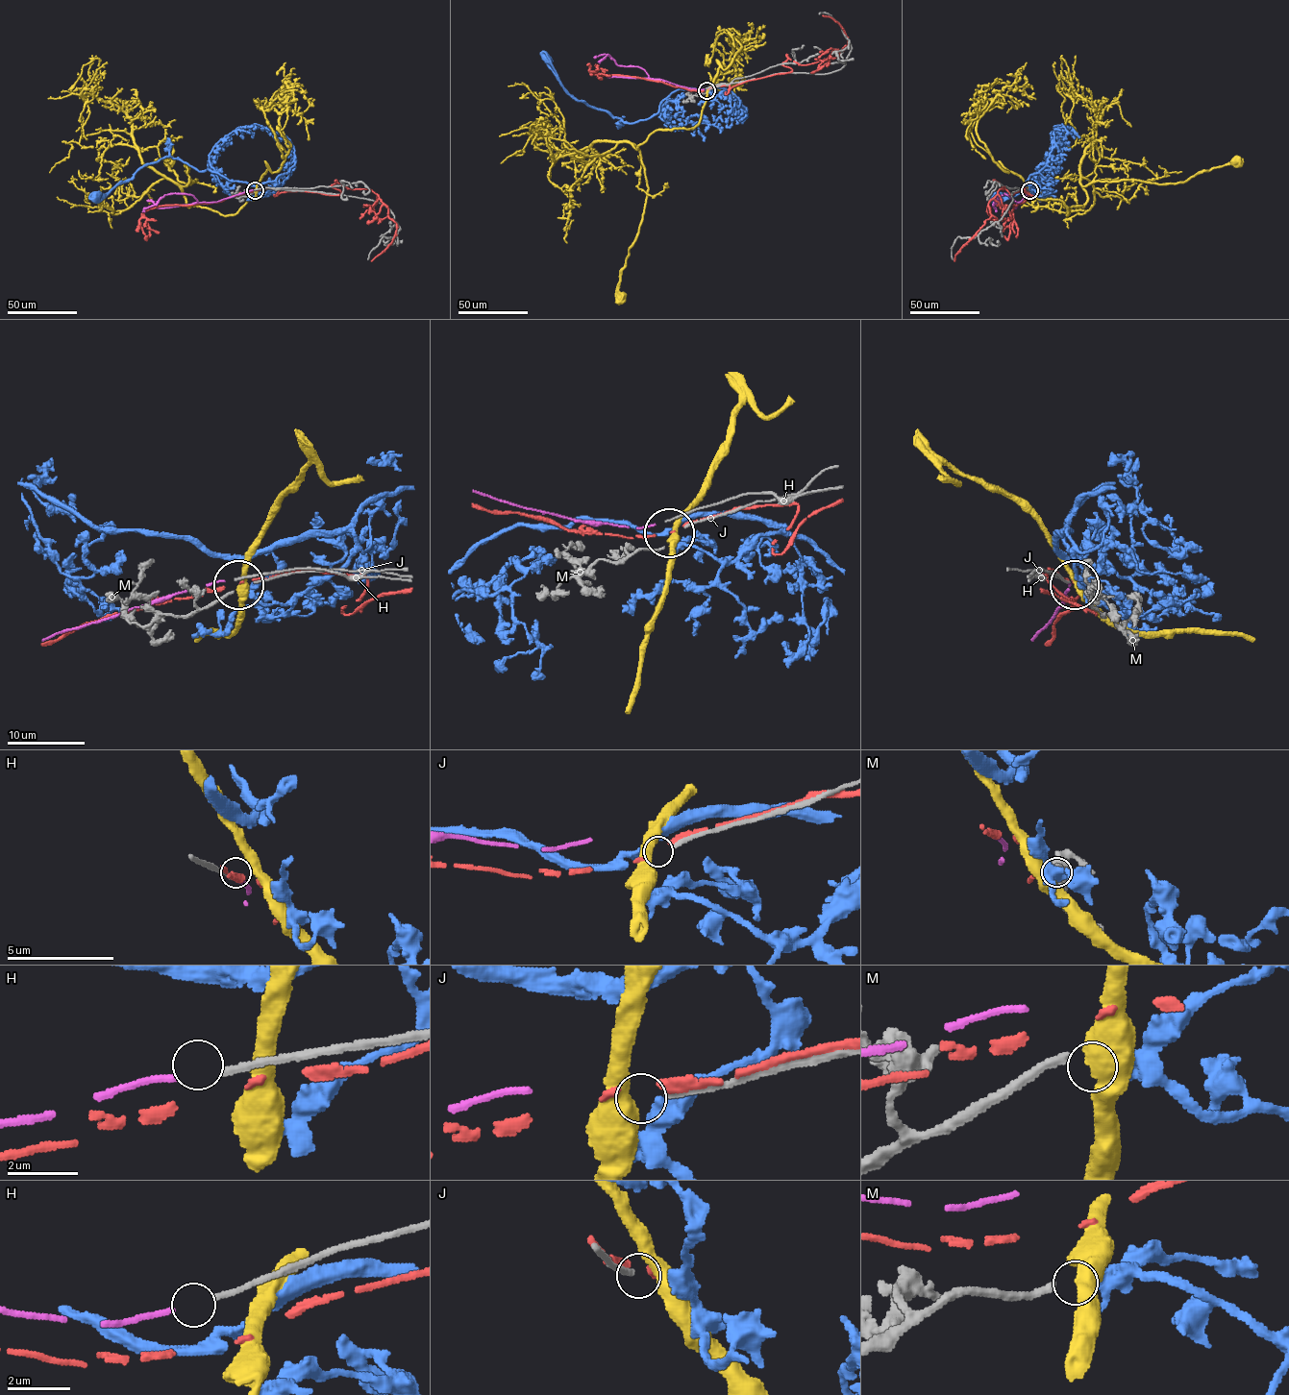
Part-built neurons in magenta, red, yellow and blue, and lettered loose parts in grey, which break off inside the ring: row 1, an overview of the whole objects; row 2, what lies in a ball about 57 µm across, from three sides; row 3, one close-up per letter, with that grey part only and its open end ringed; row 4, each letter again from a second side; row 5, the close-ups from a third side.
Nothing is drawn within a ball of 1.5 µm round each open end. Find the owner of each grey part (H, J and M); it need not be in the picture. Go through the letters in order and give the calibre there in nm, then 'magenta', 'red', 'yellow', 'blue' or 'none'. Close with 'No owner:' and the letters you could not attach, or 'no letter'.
H: calibre 180 nm; magenta
J: calibre 200 nm; none
M: calibre 240 nm; blue
No owner: J

